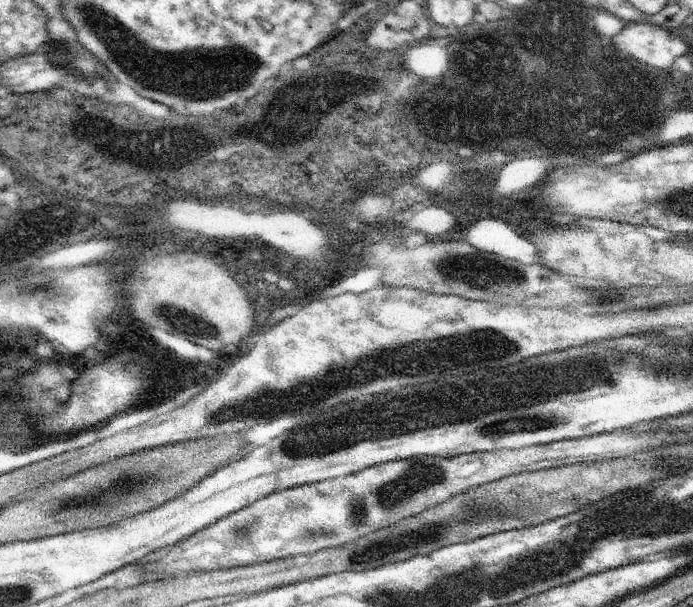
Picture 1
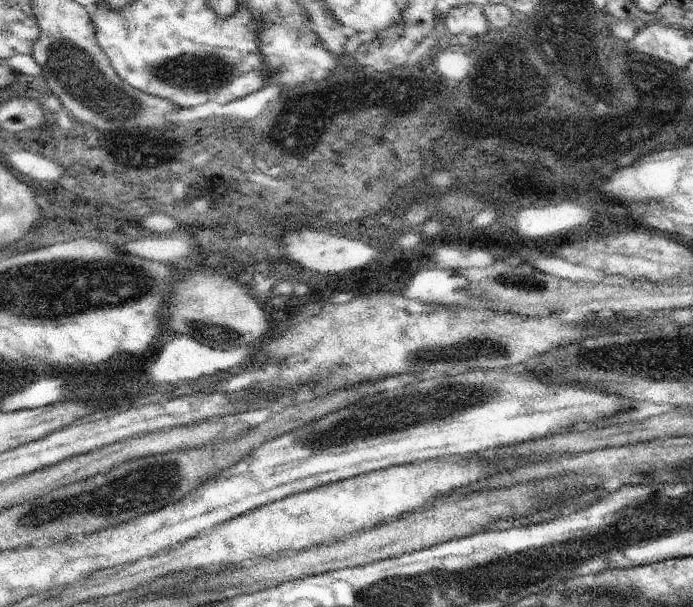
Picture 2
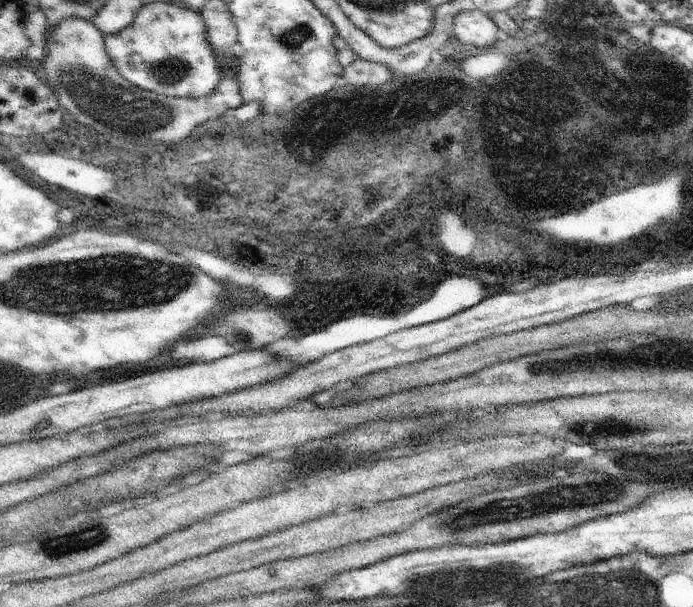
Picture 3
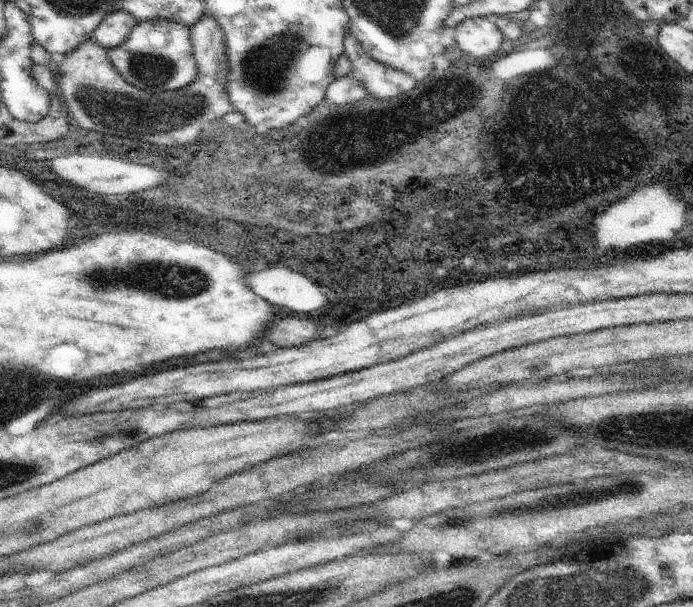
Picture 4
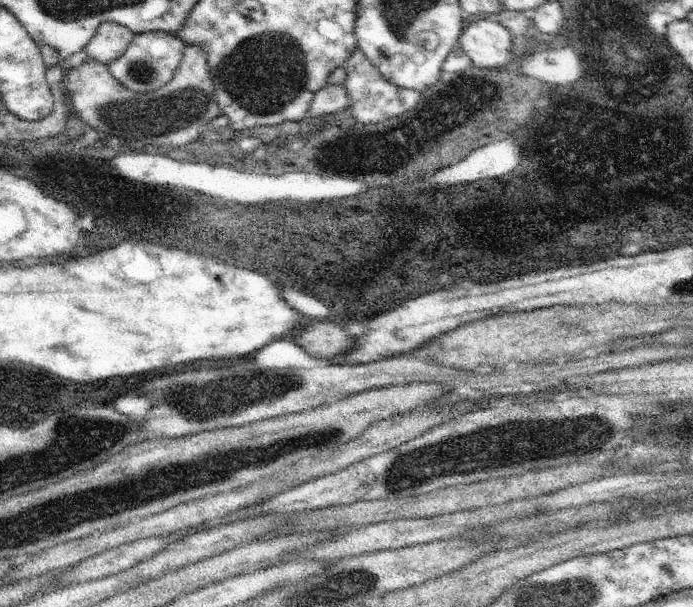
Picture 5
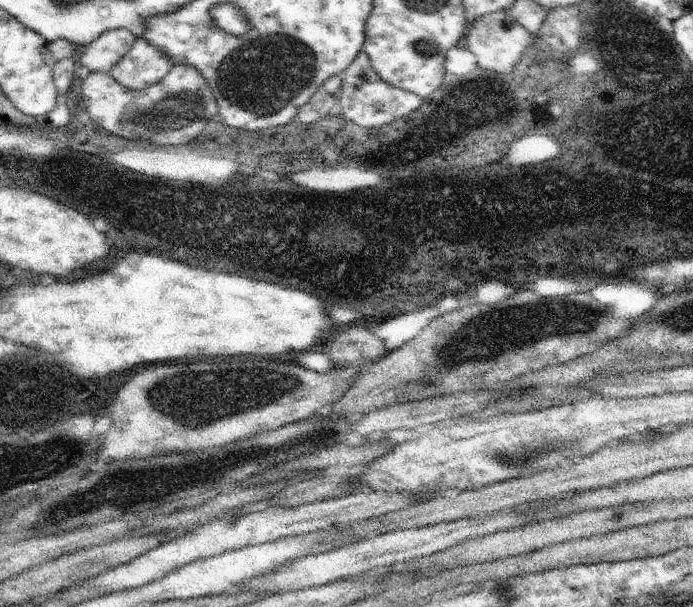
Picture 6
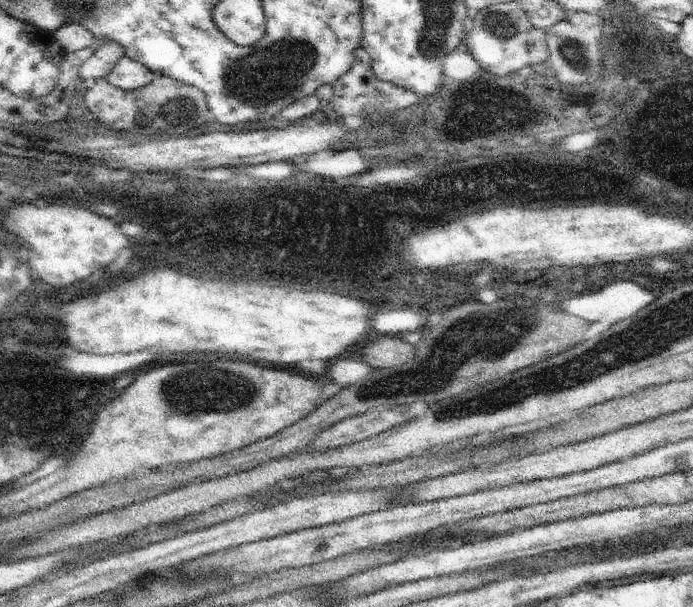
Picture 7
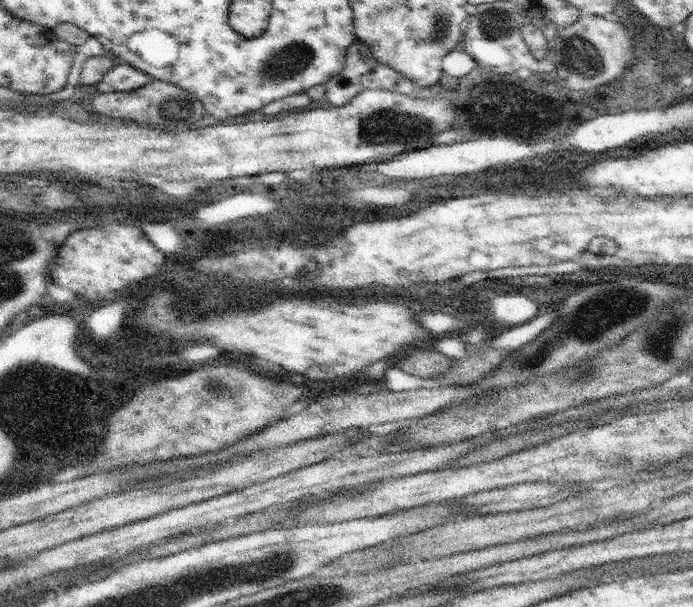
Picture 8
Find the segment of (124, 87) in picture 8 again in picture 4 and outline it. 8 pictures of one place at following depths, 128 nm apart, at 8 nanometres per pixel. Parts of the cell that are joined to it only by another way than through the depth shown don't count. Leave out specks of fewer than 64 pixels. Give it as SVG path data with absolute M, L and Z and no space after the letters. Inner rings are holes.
M166 19L137 22L129 32L127 41L107 50L108 58L131 85L151 93L165 93L187 87L198 76L198 67L193 55L192 28L184 23Z

